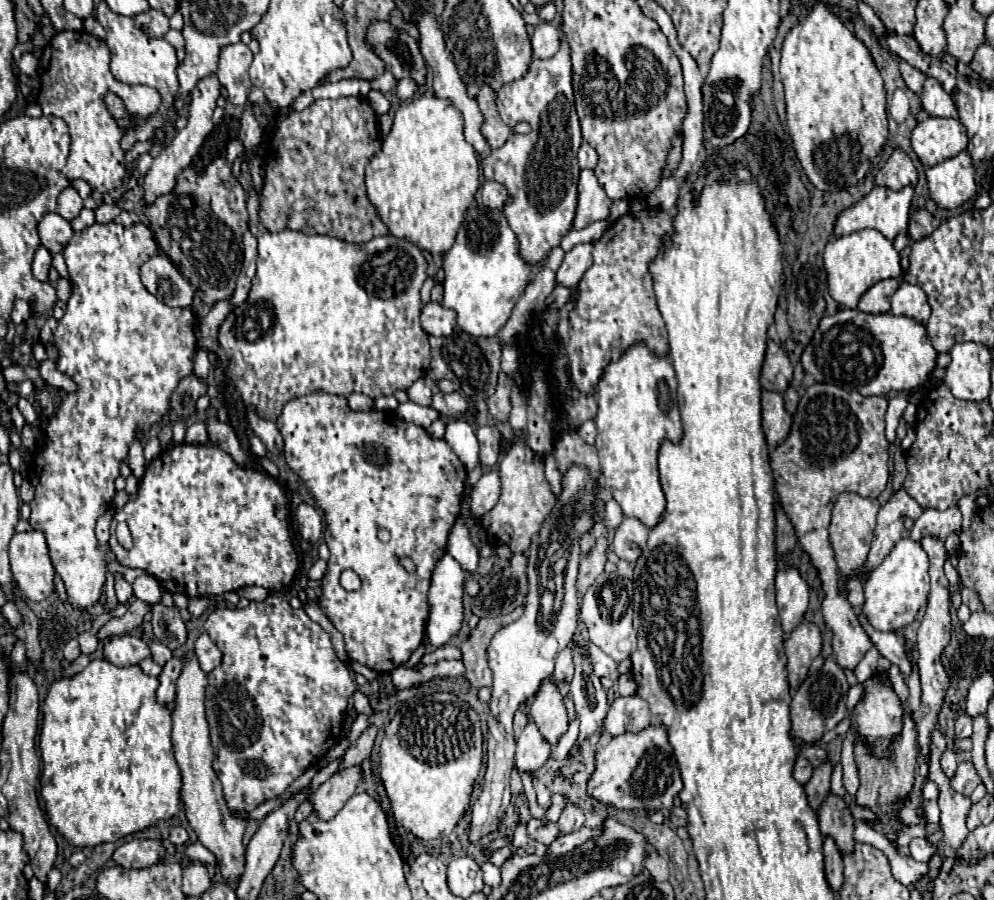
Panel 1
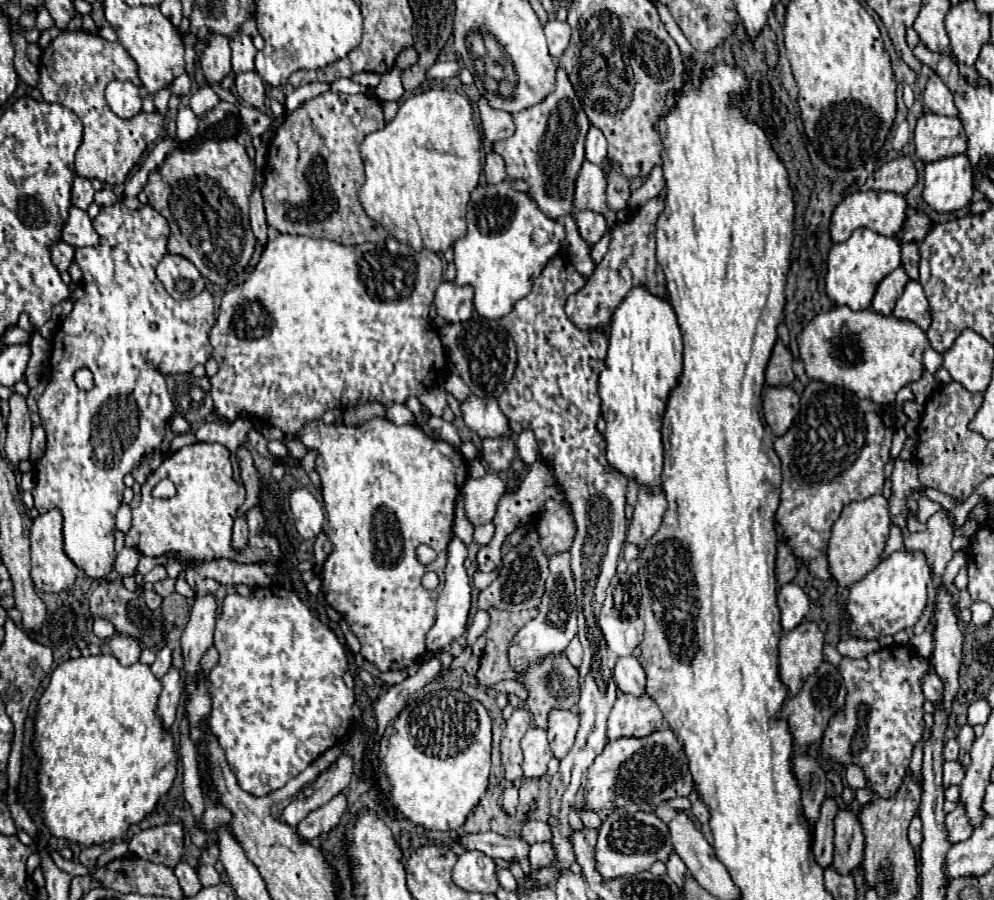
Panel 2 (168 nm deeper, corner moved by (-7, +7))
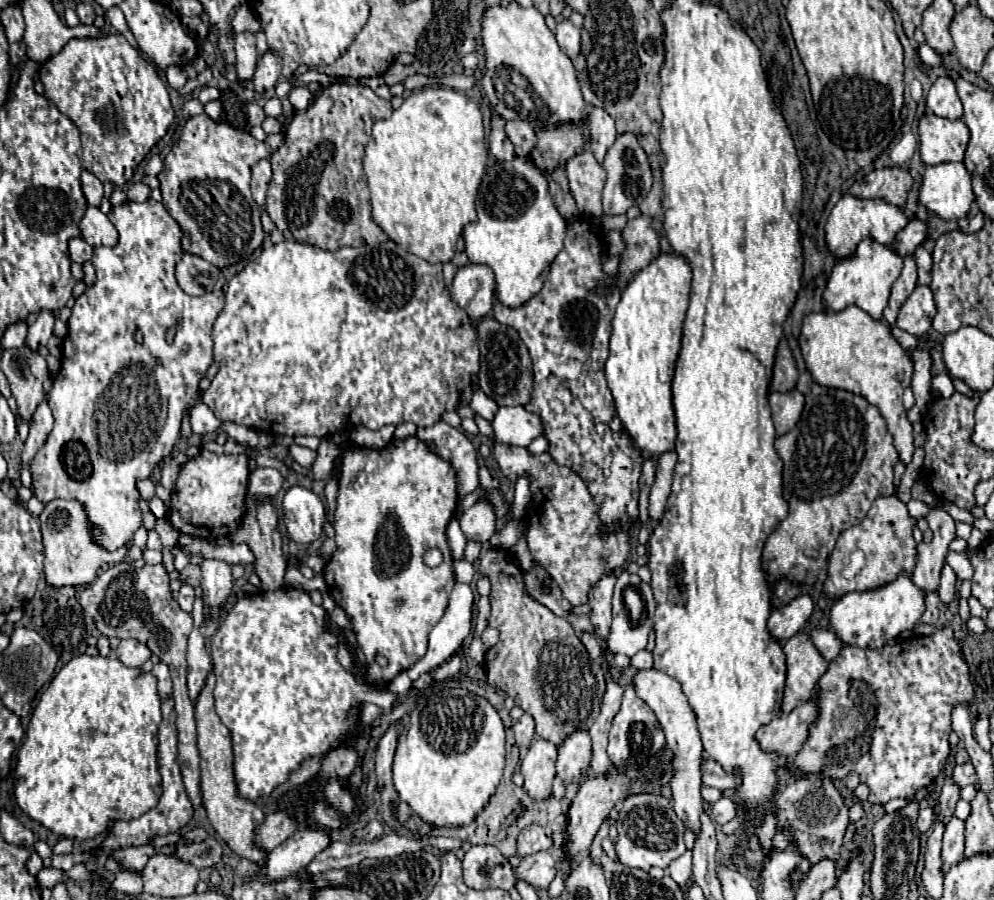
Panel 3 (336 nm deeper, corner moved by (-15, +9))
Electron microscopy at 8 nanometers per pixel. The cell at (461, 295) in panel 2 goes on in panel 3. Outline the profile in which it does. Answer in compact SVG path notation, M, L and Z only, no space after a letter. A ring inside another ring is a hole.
M467 264L459 268L451 286L451 298L471 320L483 318L491 312L493 292L493 272L483 264Z

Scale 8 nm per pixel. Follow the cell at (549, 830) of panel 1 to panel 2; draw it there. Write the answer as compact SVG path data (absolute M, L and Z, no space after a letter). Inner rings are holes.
M527 822L521 830L521 838L525 838L525 842L537 844L537 842L549 842L551 840L551 826L547 822Z

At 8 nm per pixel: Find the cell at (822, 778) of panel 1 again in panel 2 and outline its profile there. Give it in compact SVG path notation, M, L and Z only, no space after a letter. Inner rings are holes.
M827 798L821 808L821 816L813 832L813 854L815 862L825 870L833 860L833 818L837 814L837 804L833 798Z

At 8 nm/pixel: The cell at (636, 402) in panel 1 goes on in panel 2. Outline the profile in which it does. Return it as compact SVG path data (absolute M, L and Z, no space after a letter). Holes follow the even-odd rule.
M645 284L635 286L615 308L609 324L609 350L605 358L605 368L599 376L599 396L601 410L607 422L605 440L607 440L607 460L613 468L619 468L625 476L635 476L639 484L651 484L651 488L661 486L663 470L663 444L661 444L661 418L663 408L667 406L667 396L679 380L683 368L681 362L683 344L677 324L677 316L667 296L653 296Z

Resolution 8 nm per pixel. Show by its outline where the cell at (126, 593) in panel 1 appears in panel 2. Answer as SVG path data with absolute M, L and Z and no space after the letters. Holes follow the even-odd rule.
M125 546L121 550L121 554L117 554L115 558L115 570L119 576L125 576L125 574L135 574L137 570L137 562L139 562L139 550L137 548L131 548L131 546Z

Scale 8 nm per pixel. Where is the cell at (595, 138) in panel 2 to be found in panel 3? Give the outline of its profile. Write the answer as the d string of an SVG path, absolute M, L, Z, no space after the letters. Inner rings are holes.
M589 106L587 108L587 128L589 128L587 144L593 152L593 156L597 158L597 162L603 162L605 152L613 146L613 142L617 138L615 122L605 110Z

